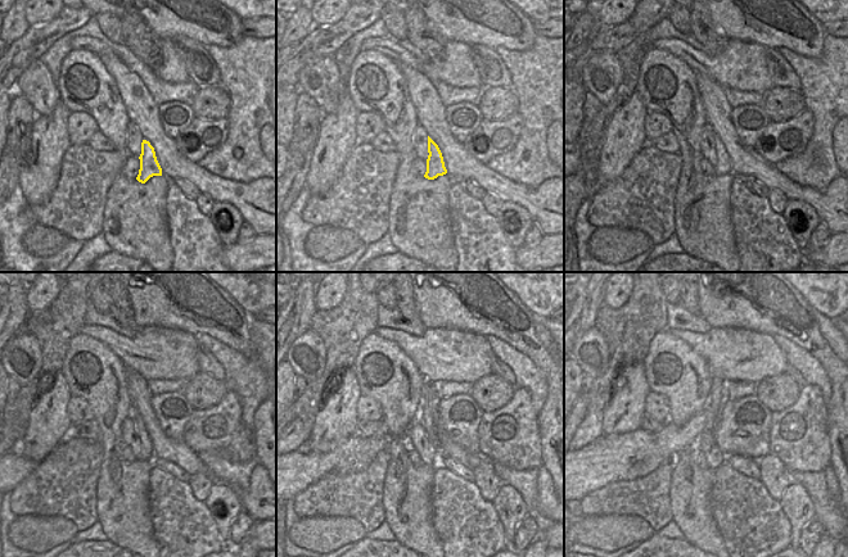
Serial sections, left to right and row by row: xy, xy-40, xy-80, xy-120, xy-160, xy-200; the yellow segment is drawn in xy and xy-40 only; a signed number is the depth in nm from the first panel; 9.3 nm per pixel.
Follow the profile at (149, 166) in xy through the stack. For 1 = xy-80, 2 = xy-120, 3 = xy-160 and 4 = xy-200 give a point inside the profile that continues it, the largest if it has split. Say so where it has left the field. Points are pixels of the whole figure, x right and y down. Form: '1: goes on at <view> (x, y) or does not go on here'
1: goes on at xy-80 (724, 166)
2: goes on at xy-120 (147, 449)
3: goes on at xy-160 (424, 417)
4: goes on at xy-200 (717, 397)

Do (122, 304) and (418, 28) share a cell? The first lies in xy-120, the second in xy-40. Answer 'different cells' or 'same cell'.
same cell

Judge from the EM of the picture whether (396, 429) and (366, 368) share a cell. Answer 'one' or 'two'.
one

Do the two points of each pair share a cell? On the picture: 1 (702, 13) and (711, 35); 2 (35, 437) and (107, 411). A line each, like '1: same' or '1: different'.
1: same
2: different

